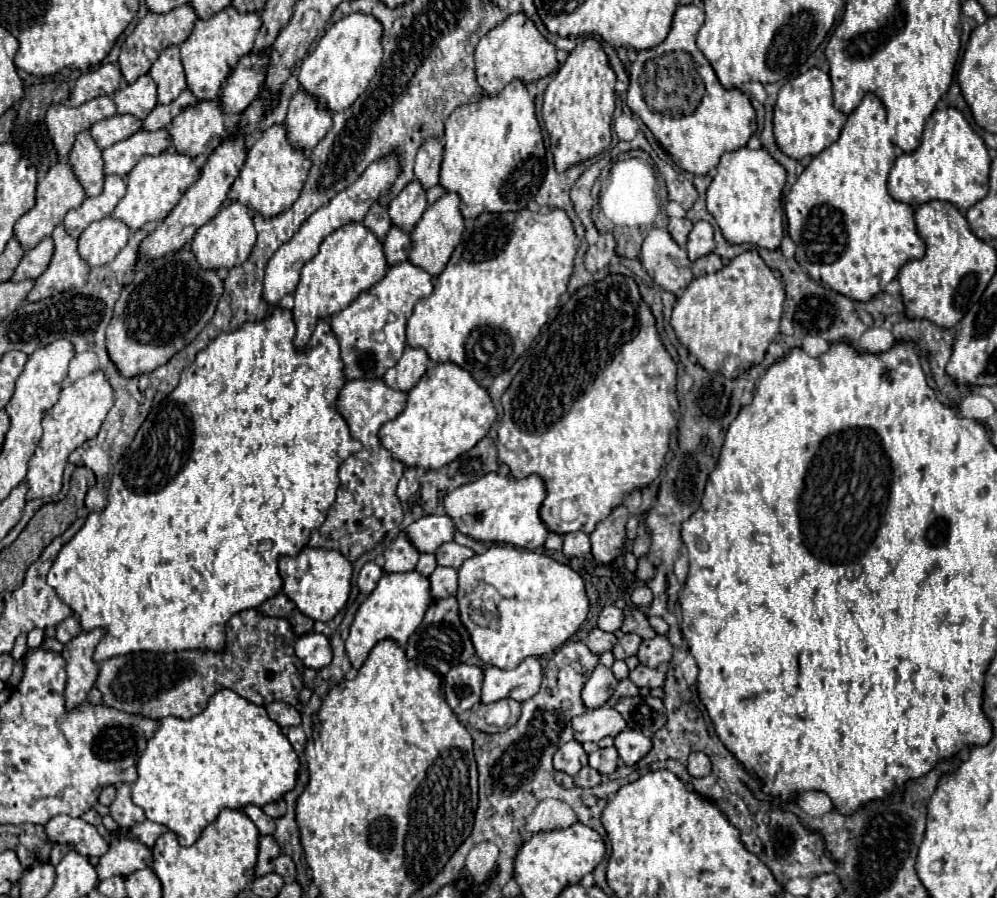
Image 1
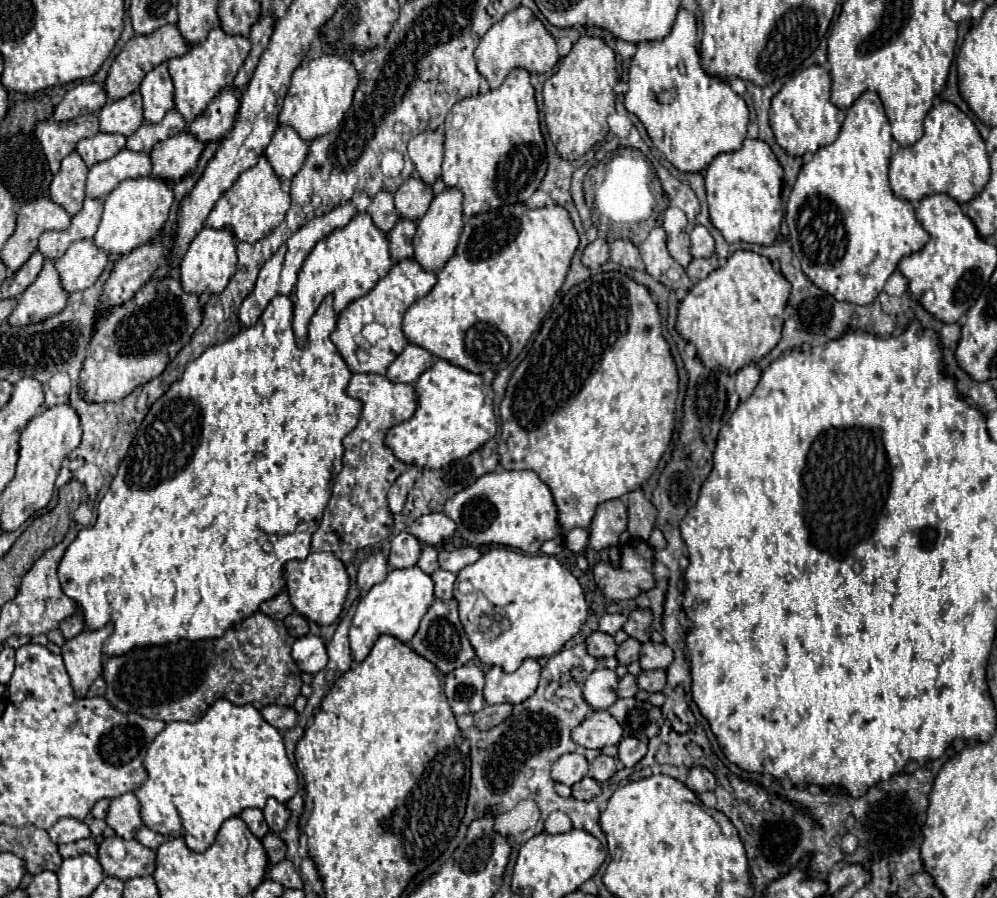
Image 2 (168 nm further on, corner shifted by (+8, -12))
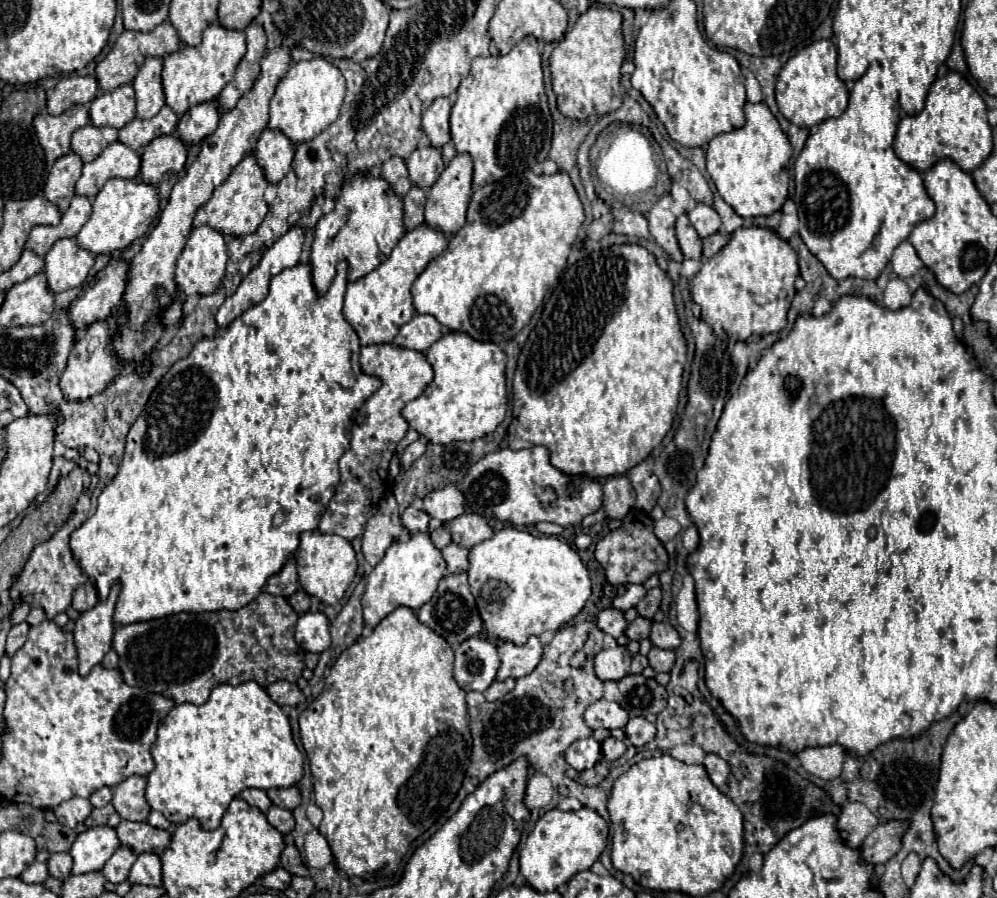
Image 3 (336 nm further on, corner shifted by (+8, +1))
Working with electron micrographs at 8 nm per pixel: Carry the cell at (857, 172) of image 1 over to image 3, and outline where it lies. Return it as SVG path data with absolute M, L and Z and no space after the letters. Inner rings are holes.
M872 62L862 78L854 82L850 90L848 108L838 118L828 118L818 124L818 128L808 136L804 150L794 164L794 202L800 218L800 236L808 250L826 266L826 270L836 278L878 278L884 266L890 262L894 248L908 238L912 228L922 220L932 218L936 206L924 188L922 174L910 164L902 162L894 148L894 134L900 120L898 92L884 88L882 66Z

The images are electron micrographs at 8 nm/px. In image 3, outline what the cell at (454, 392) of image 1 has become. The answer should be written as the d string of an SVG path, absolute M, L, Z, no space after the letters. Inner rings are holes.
M450 330L440 340L436 340L428 352L428 362L434 368L434 380L426 386L426 390L408 402L402 410L402 416L408 420L410 428L414 428L420 436L434 444L448 444L454 440L472 442L496 430L496 426L504 420L508 408L508 392L506 392L506 354L494 342L476 342L468 338L468 334Z

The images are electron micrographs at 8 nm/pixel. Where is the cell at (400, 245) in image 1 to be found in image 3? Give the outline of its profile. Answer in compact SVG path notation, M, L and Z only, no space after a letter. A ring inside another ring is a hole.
M412 186L412 190L404 196L404 228L414 230L424 222L424 198L426 192L418 186Z

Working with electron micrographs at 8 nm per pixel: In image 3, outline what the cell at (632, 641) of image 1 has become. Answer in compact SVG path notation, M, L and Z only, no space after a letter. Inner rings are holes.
M638 616L634 622L630 622L626 634L628 634L630 640L638 640L640 642L640 640L650 636L650 628L652 628L652 620L648 620L644 616Z

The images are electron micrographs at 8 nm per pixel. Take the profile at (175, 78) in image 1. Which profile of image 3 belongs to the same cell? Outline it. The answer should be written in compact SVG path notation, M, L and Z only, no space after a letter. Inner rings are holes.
M148 58L134 82L132 88L136 92L136 118L152 118L164 106L162 92L162 58Z

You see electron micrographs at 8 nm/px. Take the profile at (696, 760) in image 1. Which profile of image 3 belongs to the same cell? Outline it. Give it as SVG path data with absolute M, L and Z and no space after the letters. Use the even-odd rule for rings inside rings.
M708 754L704 758L704 766L708 770L708 776L710 780L720 788L720 790L726 790L728 786L728 776L730 776L730 766L726 760L722 760L718 754Z

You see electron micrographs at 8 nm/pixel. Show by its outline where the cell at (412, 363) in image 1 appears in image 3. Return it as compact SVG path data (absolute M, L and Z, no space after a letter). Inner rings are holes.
M414 314L412 320L400 328L394 344L426 352L442 336L442 332L444 328L430 314Z

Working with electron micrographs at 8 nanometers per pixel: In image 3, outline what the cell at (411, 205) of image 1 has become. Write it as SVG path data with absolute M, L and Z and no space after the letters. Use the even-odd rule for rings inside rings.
M424 146L414 150L406 162L408 162L412 184L420 188L430 188L444 170L442 150L434 146Z

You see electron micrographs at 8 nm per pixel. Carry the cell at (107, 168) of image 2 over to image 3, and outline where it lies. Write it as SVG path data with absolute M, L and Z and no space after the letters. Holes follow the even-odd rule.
M114 142L114 144L110 144L96 160L84 164L82 176L80 176L78 182L76 182L76 194L78 194L78 196L94 198L94 196L100 192L100 188L102 188L110 178L134 180L134 178L138 176L138 172L140 172L140 156L138 156L132 148L124 146L122 142Z

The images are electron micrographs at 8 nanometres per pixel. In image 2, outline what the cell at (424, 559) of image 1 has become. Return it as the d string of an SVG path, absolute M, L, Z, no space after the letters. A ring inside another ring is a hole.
M424 547L424 549L422 549L422 555L420 555L420 559L418 559L418 567L420 567L424 573L432 575L432 573L438 569L438 551L436 551L434 547Z

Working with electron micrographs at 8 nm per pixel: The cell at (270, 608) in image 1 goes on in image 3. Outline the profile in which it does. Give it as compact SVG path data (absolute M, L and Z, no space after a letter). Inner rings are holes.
M294 556L284 564L284 568L280 570L280 574L274 574L272 578L268 578L264 590L268 594L278 594L278 596L292 596L298 590L298 574L296 574L296 560Z

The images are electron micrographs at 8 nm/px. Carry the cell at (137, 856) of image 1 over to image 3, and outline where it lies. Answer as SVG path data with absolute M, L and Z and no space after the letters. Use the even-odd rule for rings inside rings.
M122 820L118 824L118 838L124 846L134 848L136 854L142 852L154 852L154 854L162 854L170 842L170 832L168 830L160 830L150 826L148 822L130 822L130 820Z

